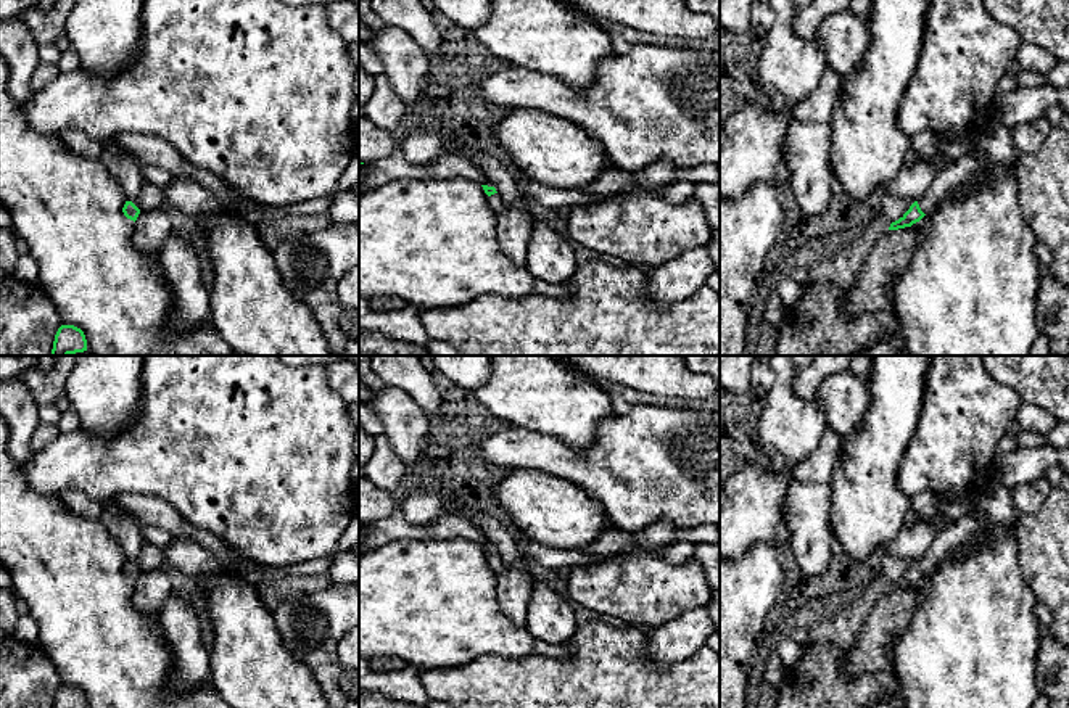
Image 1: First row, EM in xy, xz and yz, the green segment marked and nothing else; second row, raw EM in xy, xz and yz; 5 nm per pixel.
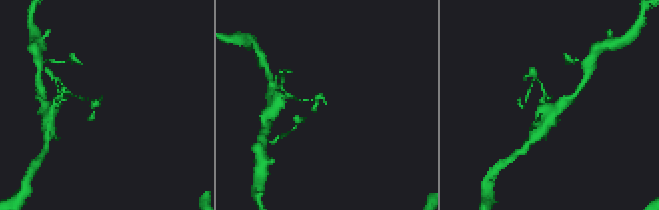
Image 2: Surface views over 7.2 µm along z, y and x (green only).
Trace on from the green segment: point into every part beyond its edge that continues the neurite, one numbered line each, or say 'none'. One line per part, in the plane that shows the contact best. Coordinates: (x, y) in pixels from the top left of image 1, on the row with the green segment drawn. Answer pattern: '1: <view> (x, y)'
1: yz (957, 172)

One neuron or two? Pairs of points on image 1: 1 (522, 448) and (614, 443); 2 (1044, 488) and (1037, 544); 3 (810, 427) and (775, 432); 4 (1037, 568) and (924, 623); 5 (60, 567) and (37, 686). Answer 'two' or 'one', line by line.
1: one
2: two
3: one
4: two
5: two

